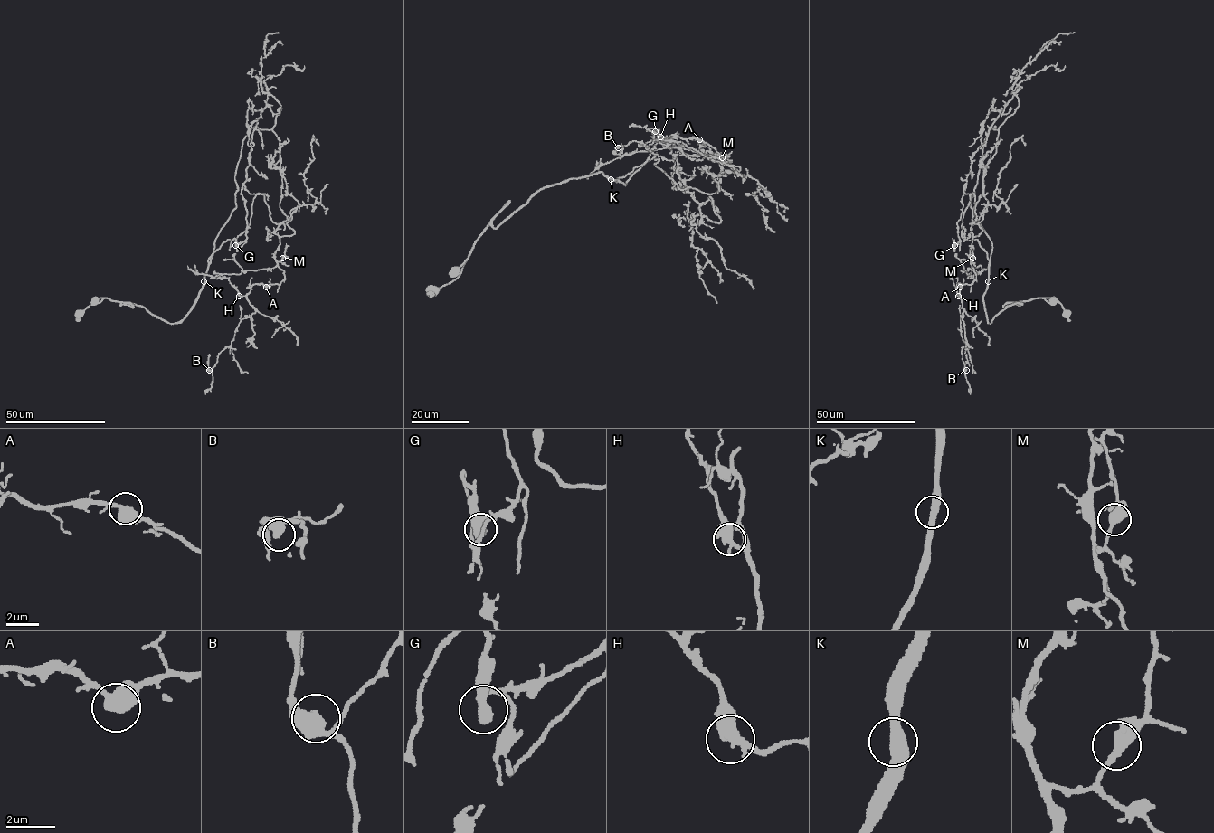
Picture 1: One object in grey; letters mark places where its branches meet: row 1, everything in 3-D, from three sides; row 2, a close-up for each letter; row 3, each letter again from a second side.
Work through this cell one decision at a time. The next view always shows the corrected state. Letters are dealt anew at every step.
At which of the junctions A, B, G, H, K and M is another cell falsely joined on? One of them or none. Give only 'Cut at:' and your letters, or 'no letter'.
Cut at: K

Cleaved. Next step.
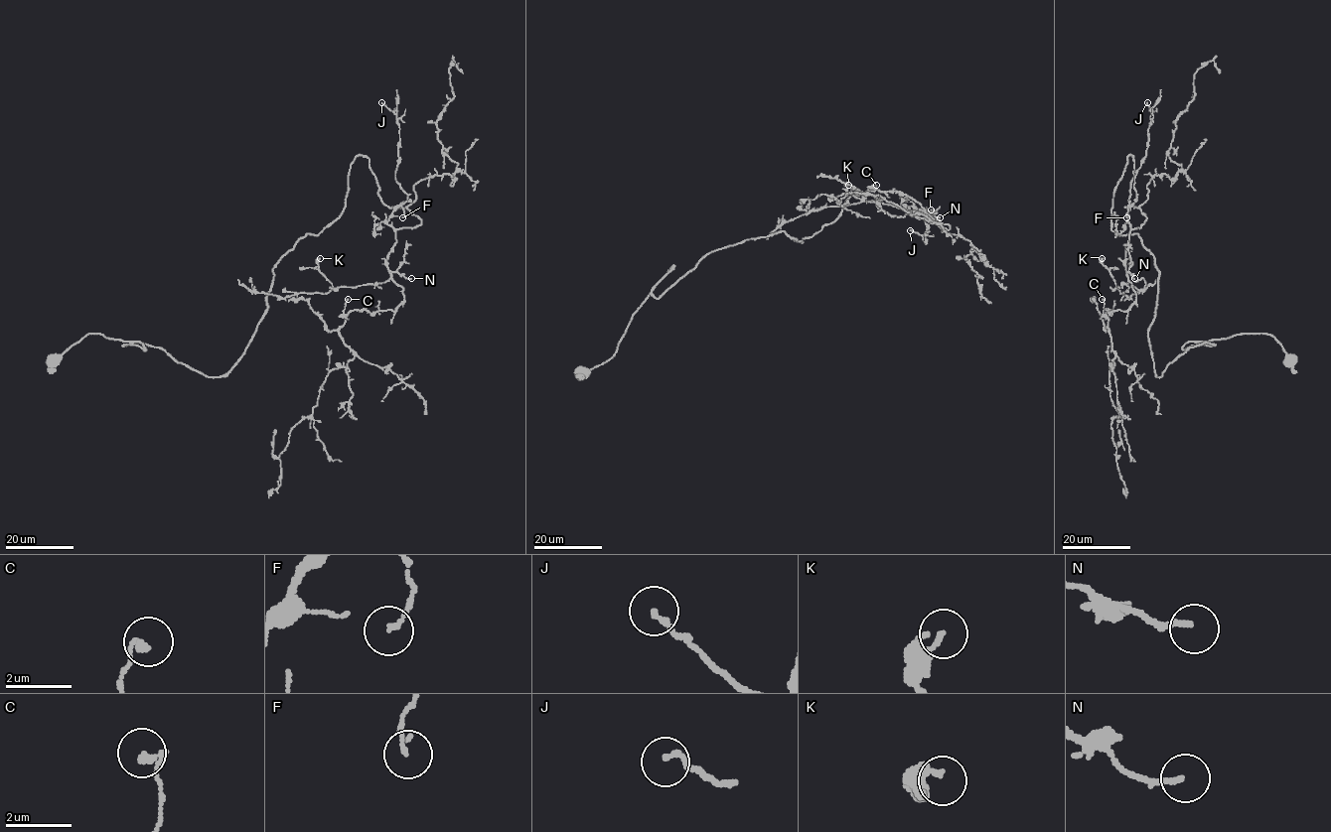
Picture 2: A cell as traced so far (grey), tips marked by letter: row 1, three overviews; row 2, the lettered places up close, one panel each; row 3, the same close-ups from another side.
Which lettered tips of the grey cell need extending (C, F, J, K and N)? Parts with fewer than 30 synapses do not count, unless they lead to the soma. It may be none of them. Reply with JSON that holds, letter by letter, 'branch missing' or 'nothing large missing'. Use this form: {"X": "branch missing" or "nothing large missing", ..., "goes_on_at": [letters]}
{"C": "nothing large missing", "F": "nothing large missing", "J": "nothing large missing", "K": "nothing large missing", "N": "branch missing", "goes_on_at": ["N"]}

